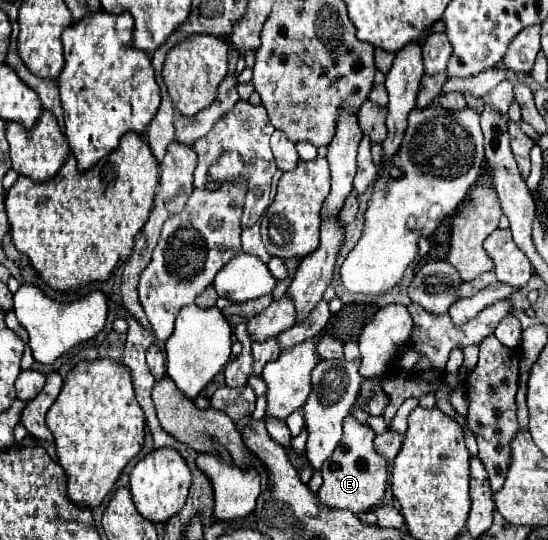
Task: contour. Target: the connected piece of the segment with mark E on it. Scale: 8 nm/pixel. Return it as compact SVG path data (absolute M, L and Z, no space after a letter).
M348 415L344 419L342 439L336 445L332 457L328 457L320 469L324 483L318 491L318 499L322 505L330 509L348 509L358 515L382 503L384 491L388 487L388 459L384 459L384 455L374 449L374 437L376 433L356 417Z

